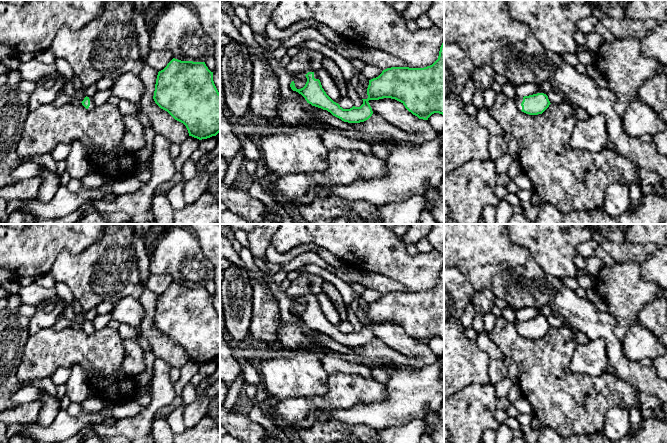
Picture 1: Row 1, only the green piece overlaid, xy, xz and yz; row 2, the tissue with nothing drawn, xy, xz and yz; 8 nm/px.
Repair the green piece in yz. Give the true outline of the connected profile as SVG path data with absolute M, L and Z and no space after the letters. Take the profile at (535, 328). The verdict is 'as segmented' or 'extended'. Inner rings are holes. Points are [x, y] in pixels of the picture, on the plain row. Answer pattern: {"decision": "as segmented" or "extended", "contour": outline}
{"decision": "extended", "contour": "M537 317L529 320L517 320L514 324L518 333L529 339L542 338L551 328L548 320Z"}

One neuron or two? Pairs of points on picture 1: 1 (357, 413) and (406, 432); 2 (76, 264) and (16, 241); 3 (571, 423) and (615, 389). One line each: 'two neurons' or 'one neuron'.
1: two neurons
2: two neurons
3: one neuron

